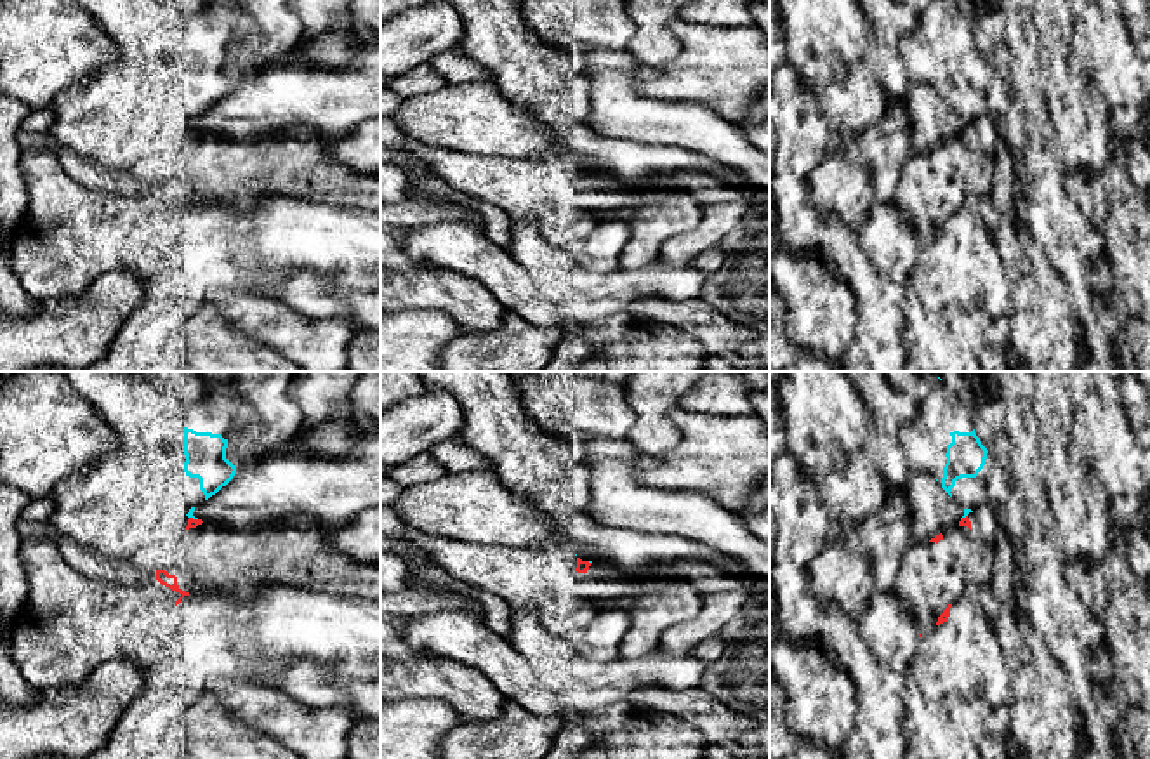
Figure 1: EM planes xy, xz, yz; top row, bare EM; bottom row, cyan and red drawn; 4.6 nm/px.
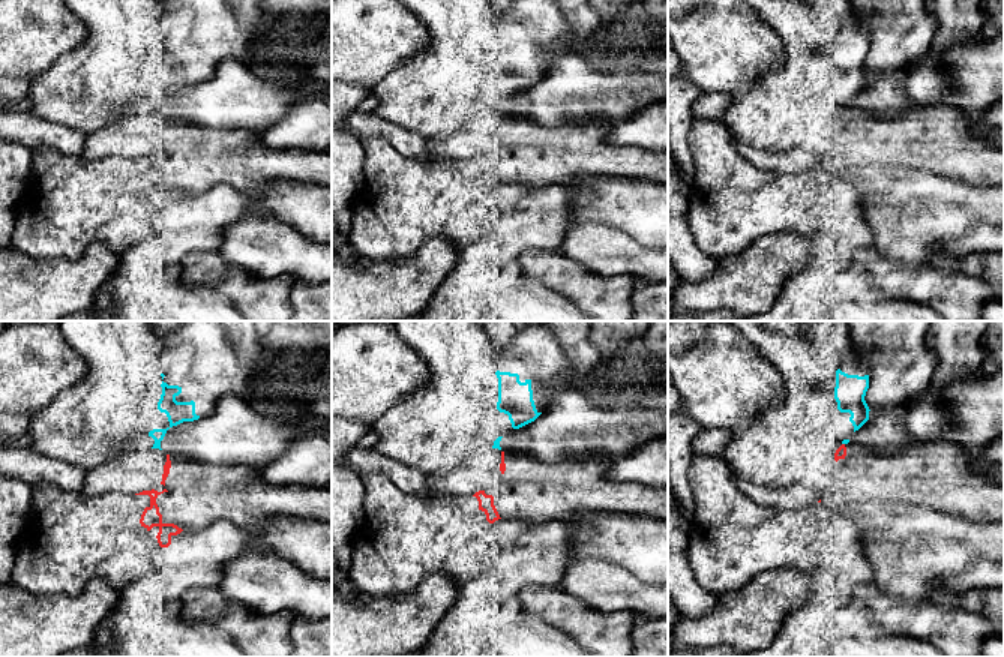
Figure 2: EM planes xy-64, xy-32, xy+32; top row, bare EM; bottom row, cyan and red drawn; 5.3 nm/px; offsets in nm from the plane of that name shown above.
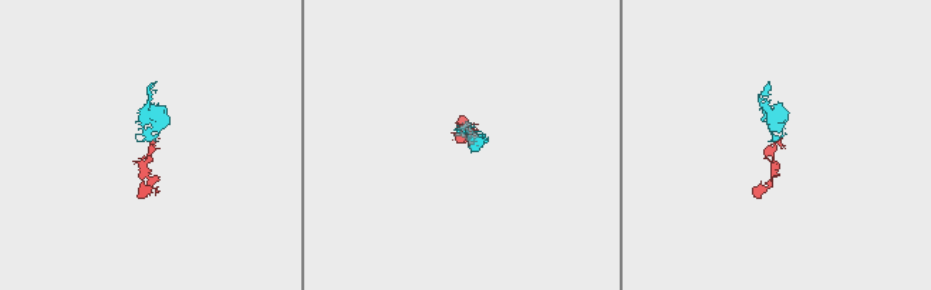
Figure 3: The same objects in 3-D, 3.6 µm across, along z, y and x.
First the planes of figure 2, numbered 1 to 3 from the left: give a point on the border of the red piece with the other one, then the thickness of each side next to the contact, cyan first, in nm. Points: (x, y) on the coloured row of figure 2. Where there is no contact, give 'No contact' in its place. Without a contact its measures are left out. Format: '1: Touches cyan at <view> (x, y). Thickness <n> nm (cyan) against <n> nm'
1: No contact
2: No contact
3: No contact

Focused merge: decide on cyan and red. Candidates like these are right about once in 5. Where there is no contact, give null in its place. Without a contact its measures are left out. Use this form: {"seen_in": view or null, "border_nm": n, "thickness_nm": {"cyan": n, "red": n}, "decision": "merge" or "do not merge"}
{"seen_in": "xy", "border_nm": 40, "thickness_nm": {"cyan": 30, "red": 50}, "decision": "do not merge"}

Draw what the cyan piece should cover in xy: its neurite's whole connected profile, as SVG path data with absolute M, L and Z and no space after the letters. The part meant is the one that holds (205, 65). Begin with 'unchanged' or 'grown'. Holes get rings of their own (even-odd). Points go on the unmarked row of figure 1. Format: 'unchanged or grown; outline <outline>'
grown; outline M205 2L186 26L184 83L200 90L208 111L226 97L236 78L226 69L228 50L235 40L252 31L252 16L231 2Z

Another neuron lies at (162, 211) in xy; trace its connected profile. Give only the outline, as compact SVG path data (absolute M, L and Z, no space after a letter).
M52 149L21 153L28 207L12 233L12 267L23 288L38 302L54 297L76 297L104 273L130 271L144 281L170 266L174 217L182 205L156 189L135 198L96 193L73 181Z

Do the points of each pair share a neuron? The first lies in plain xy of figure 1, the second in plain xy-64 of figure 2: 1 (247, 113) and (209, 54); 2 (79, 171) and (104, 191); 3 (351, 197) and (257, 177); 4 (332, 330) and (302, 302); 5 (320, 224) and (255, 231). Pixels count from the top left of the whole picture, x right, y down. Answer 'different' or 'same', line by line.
1: different
2: different
3: same
4: different
5: different

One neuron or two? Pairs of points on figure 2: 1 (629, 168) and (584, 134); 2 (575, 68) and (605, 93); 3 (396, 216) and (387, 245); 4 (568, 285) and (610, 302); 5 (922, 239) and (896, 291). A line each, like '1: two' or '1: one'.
1: one
2: one
3: one
4: one
5: two

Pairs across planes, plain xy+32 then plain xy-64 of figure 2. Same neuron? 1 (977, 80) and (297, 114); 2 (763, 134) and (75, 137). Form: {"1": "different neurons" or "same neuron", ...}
{"1": "different neurons", "2": "different neurons"}

